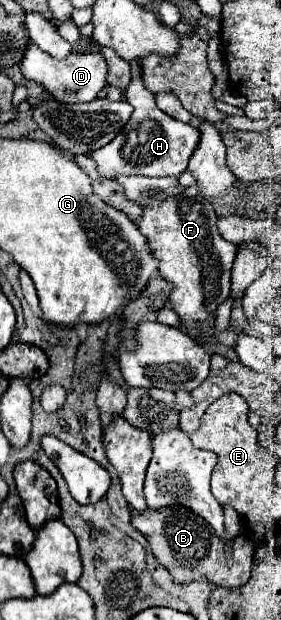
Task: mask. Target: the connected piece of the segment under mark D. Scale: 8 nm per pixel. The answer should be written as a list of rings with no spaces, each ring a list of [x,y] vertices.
[[[34,40],[28,42],[18,68],[26,80],[34,80],[34,82],[42,84],[44,90],[50,92],[52,98],[62,100],[62,102],[76,102],[76,100],[90,102],[90,100],[94,100],[96,94],[106,86],[106,74],[108,74],[106,58],[100,52],[90,52],[90,54],[72,52],[66,58],[54,58],[48,52],[40,50]]]

